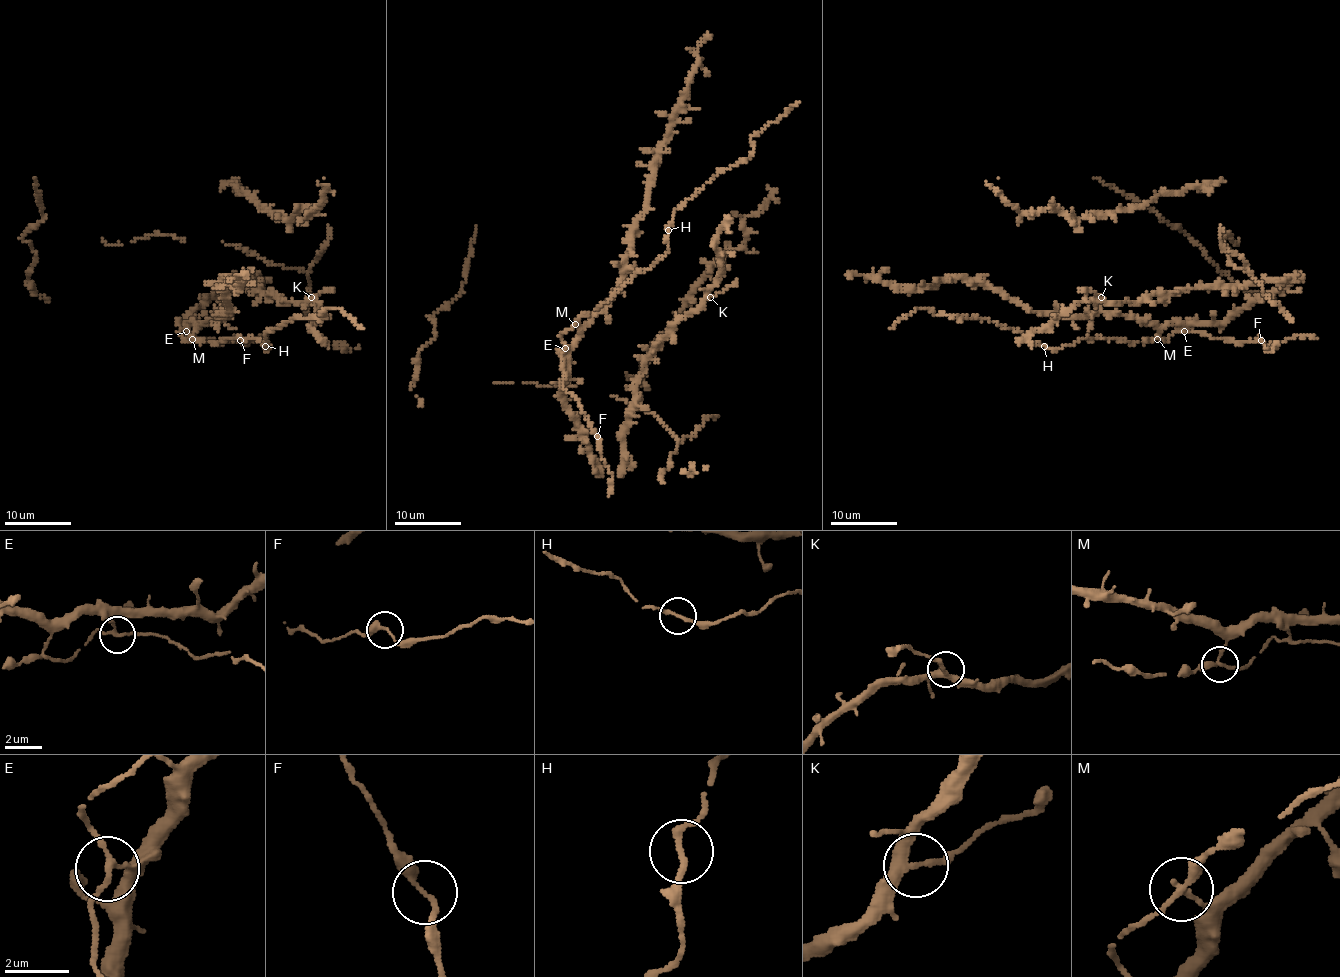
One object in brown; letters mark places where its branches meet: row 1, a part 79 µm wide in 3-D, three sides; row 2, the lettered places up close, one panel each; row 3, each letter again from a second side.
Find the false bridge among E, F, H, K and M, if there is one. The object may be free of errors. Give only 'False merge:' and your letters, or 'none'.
False merge: none

